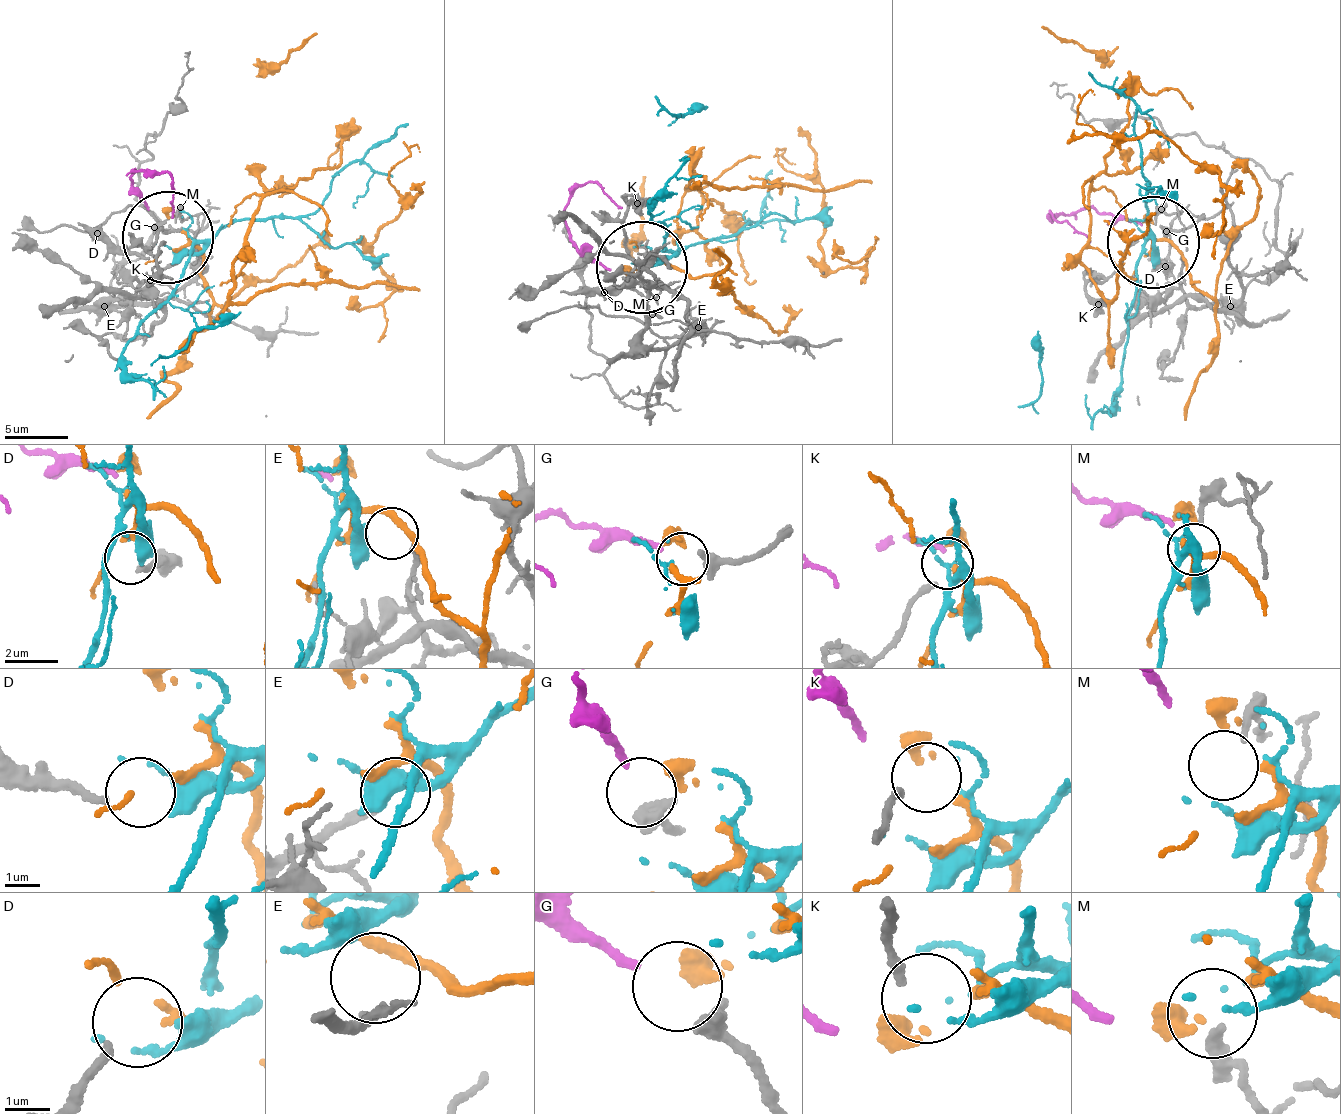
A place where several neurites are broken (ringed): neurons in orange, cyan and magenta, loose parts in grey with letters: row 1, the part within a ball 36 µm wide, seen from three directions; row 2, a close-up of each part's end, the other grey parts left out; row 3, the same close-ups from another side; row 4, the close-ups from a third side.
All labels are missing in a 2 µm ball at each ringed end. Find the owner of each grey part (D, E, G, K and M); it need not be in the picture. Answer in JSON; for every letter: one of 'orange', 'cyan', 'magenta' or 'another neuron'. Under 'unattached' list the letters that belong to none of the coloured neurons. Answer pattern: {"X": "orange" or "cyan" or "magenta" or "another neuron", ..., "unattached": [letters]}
{"D": "another neuron", "E": "cyan", "G": "magenta", "K": "orange", "M": "another neuron", "unattached": ["D", "M"]}

